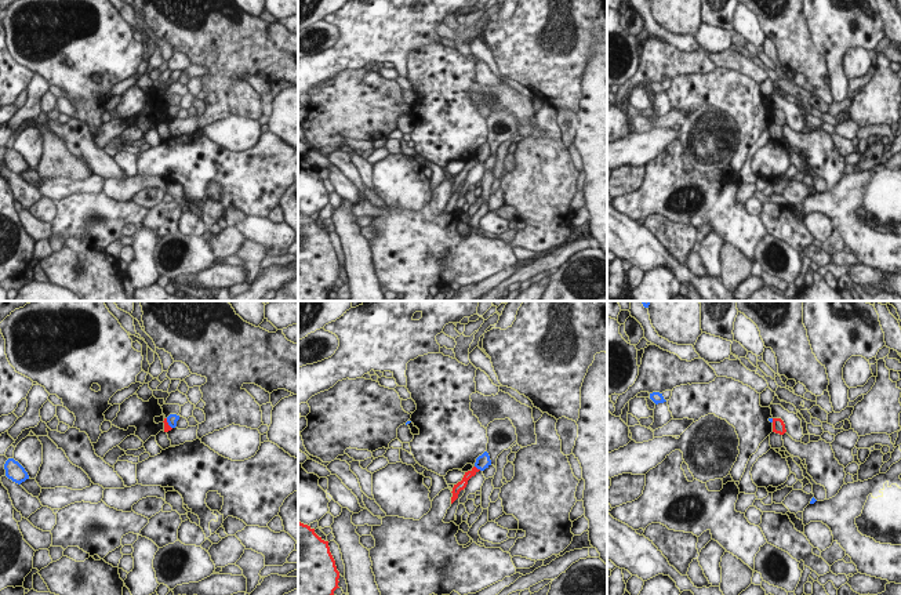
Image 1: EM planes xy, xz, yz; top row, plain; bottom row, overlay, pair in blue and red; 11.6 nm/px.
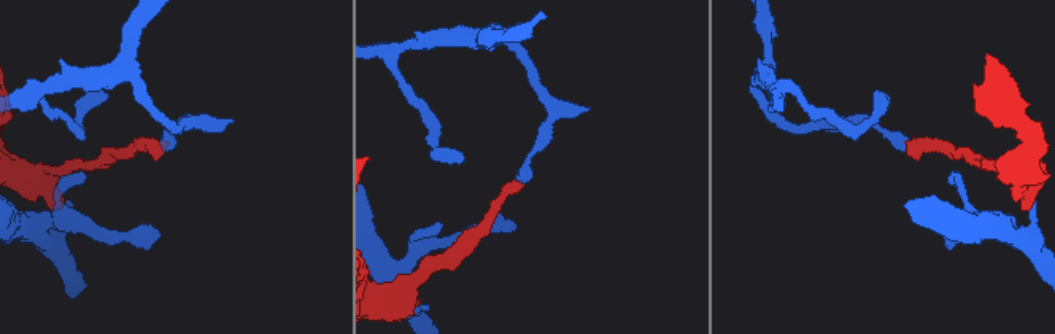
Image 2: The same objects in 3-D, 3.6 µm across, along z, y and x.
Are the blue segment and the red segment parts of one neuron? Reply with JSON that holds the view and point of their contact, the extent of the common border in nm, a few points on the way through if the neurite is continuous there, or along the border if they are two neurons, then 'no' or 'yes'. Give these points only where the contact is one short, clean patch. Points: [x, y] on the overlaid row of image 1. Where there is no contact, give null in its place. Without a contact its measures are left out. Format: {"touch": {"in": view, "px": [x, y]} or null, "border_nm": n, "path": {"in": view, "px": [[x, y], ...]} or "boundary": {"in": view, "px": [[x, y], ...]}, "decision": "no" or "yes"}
{"touch": {"in": "xz", "px": [478, 468]}, "border_nm": 100, "boundary": {"in": "xz", "px": [[475, 465], [480, 470]]}, "decision": "no"}

